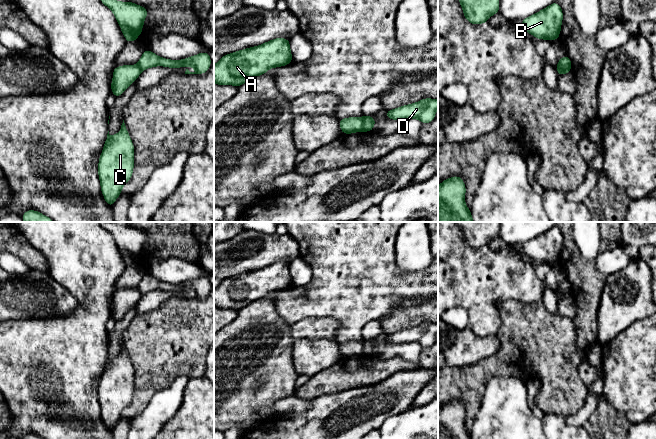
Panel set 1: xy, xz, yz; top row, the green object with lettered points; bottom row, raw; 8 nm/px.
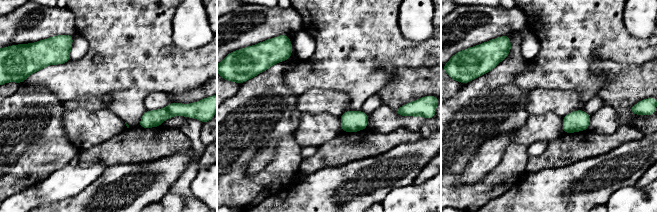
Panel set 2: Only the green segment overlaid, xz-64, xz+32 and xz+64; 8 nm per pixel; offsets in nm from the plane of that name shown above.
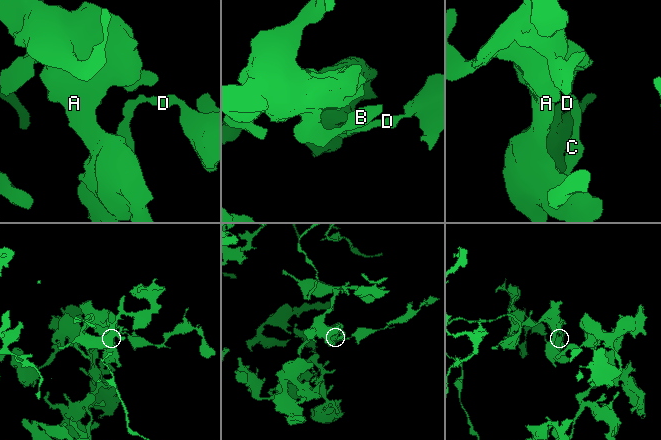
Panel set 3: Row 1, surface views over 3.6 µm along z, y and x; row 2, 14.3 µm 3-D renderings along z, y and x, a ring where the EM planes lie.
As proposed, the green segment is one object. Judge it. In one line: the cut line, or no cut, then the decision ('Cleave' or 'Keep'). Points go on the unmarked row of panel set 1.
Split along xz (364, 340), (362, 354). Cleave

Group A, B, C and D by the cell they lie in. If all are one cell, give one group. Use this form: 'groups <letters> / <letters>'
groups A B C / D

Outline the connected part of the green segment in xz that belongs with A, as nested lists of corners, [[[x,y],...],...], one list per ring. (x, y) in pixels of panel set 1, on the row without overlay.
[[[275,262],[259,270],[226,278],[214,289],[214,308],[241,310],[269,293],[292,287],[289,263]]]

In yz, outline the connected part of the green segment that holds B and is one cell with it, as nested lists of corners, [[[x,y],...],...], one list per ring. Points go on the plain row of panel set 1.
[[[557,226],[539,236],[523,243],[521,248],[525,255],[538,264],[558,264],[563,244],[562,232]]]

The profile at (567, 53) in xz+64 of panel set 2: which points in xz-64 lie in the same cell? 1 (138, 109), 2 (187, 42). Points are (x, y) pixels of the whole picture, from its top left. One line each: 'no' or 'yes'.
1: yes
2: no

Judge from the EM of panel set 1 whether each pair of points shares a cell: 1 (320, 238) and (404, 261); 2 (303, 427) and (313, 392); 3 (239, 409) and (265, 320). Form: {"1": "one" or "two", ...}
{"1": "two", "2": "two", "3": "one"}

